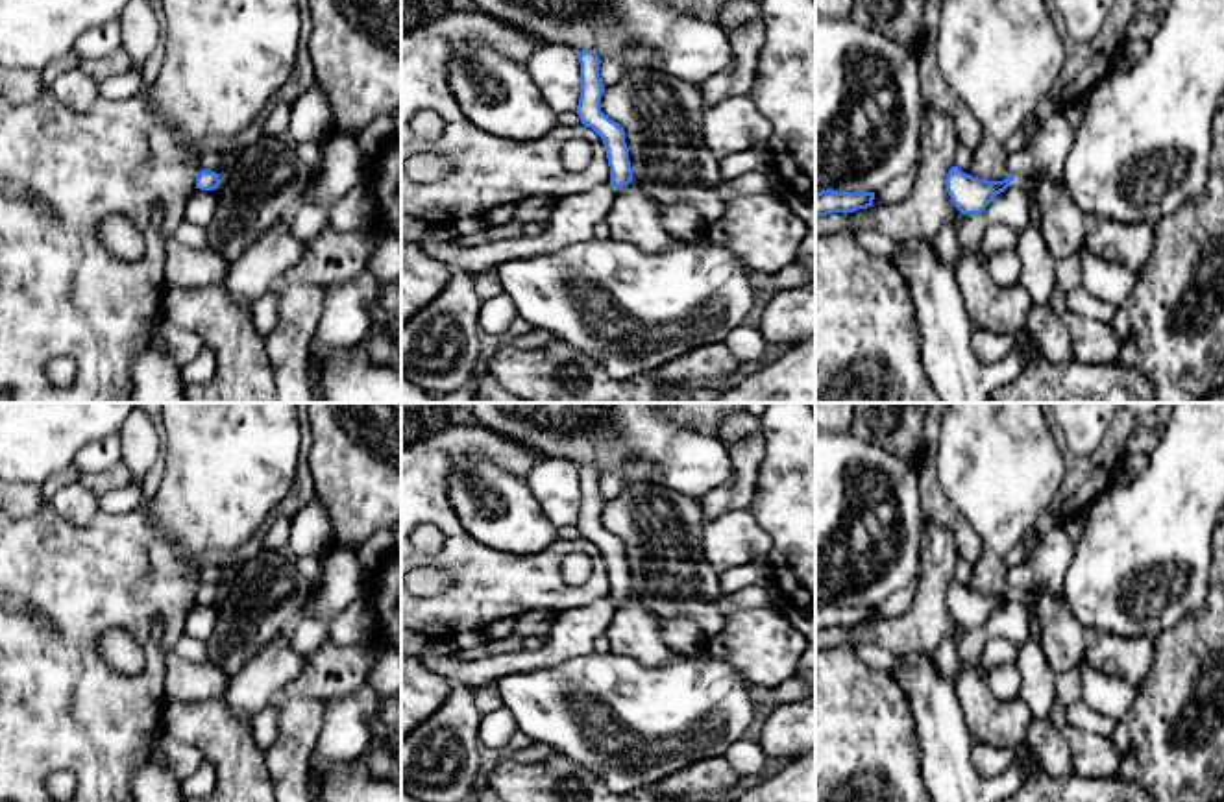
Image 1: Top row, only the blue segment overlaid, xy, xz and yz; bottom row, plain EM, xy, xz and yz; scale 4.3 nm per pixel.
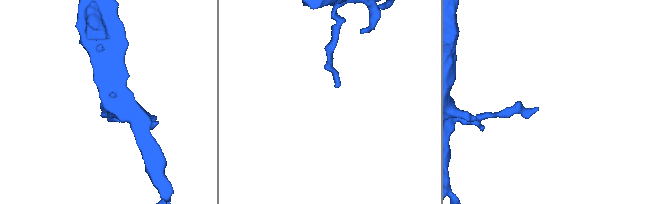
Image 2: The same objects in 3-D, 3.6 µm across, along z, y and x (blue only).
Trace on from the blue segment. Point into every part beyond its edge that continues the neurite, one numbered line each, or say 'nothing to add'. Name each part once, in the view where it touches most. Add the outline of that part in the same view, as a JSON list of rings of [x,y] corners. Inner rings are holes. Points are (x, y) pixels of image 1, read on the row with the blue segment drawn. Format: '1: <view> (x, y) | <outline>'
1: yz (1038, 265) | [[[1015,176],[1011,187],[1024,192],[1030,209],[1030,225],[1021,233],[1015,246],[1022,261],[1019,283],[1030,292],[1034,305],[1050,307],[1056,288],[1054,257],[1043,238],[1035,185],[1028,177]]]

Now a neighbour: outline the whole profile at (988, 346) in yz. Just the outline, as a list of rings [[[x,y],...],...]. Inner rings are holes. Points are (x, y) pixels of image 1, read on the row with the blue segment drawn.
[[[969,327],[969,342],[980,360],[997,362],[1017,349],[1019,334],[995,334],[978,327]]]

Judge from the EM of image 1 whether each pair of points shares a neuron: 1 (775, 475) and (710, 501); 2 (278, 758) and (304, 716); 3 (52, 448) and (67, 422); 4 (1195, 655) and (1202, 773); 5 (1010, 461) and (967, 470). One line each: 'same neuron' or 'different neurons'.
1: different neurons
2: same neuron
3: same neuron
4: same neuron
5: same neuron

